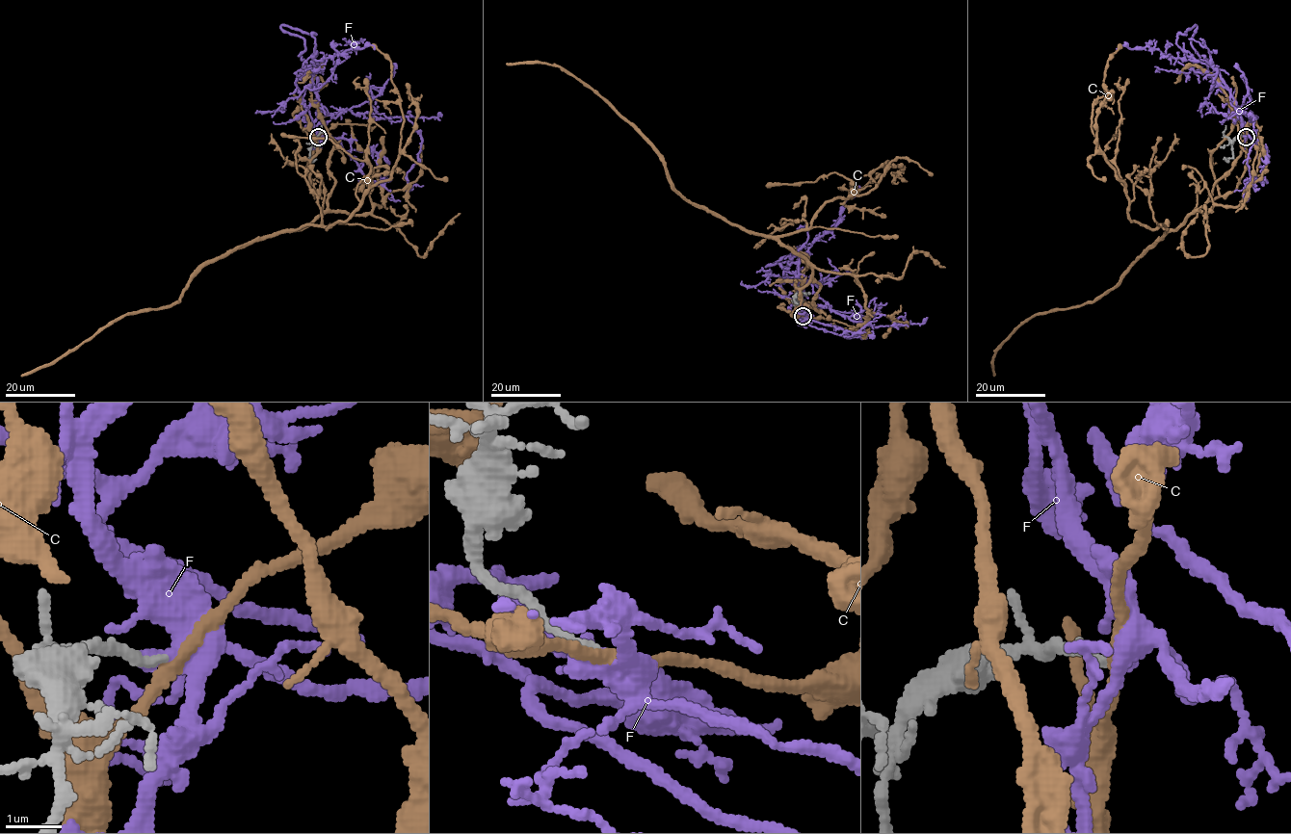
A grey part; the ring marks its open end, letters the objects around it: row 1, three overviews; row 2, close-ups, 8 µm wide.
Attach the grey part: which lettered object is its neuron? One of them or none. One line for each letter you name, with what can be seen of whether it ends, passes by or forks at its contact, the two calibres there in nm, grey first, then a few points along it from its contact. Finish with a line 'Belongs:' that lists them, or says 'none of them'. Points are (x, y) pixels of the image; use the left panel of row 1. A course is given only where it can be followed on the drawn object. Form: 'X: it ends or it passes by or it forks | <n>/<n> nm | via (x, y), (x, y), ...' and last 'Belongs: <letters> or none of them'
F: it passes by | 190/360 nm | via (318, 137), (313, 123), (320, 111), (406, 117), (421, 140), (407, 182), (410, 187), (423, 185)
Belongs: F

